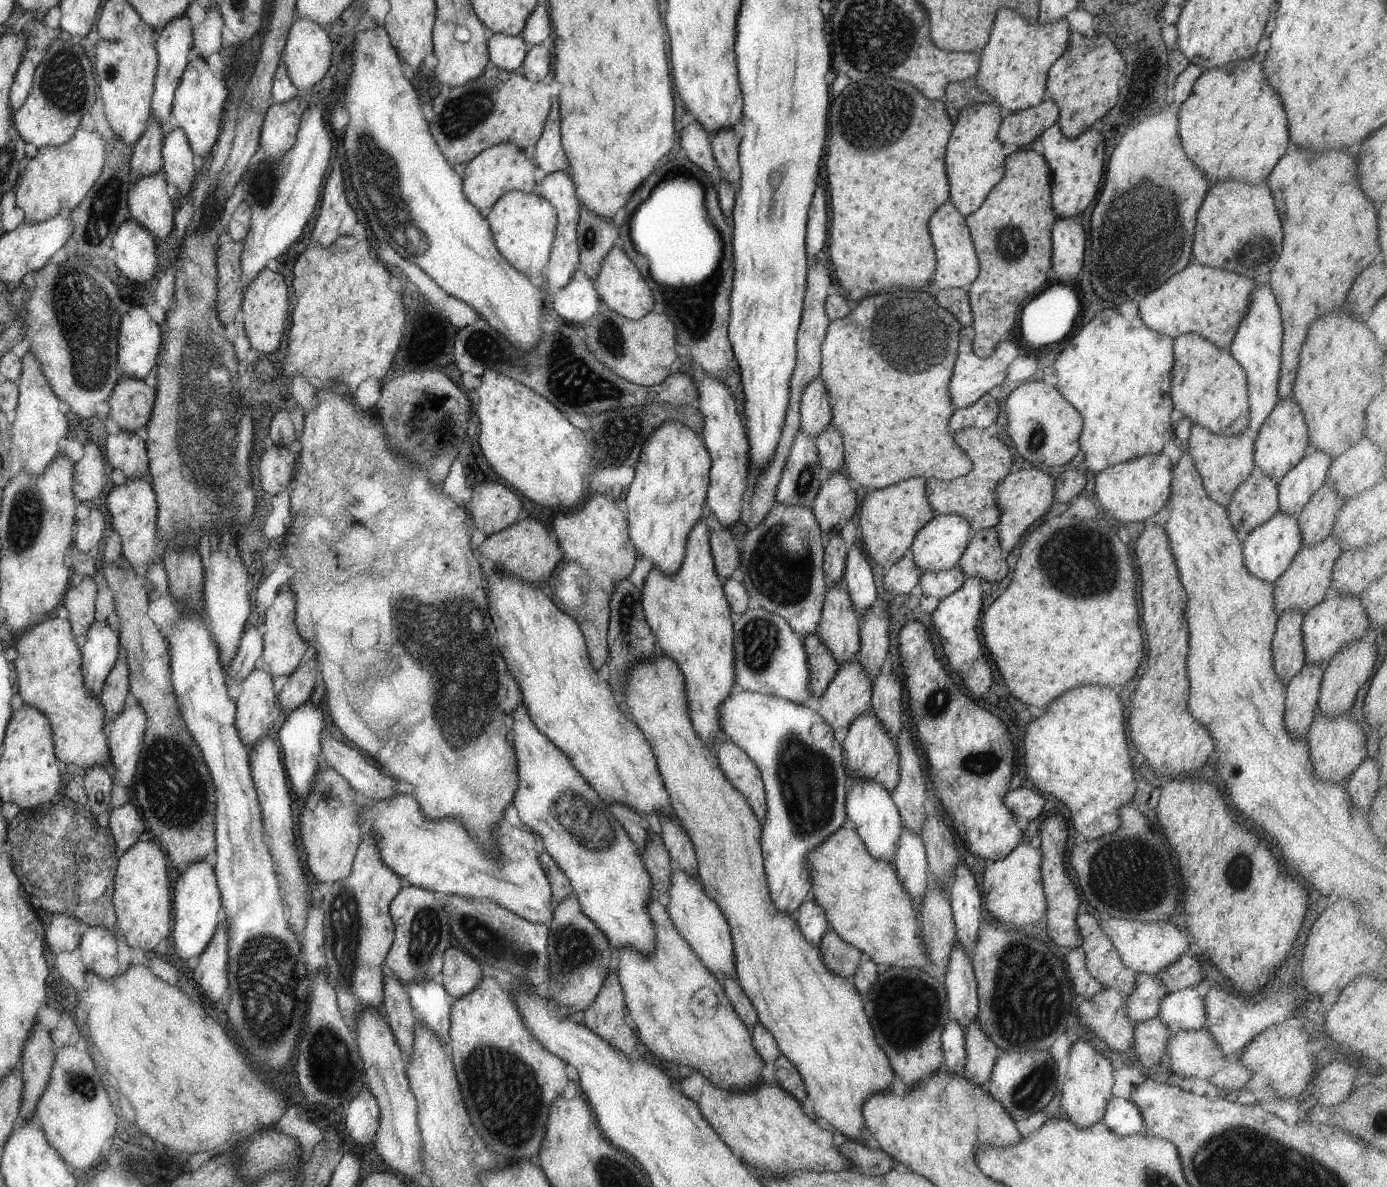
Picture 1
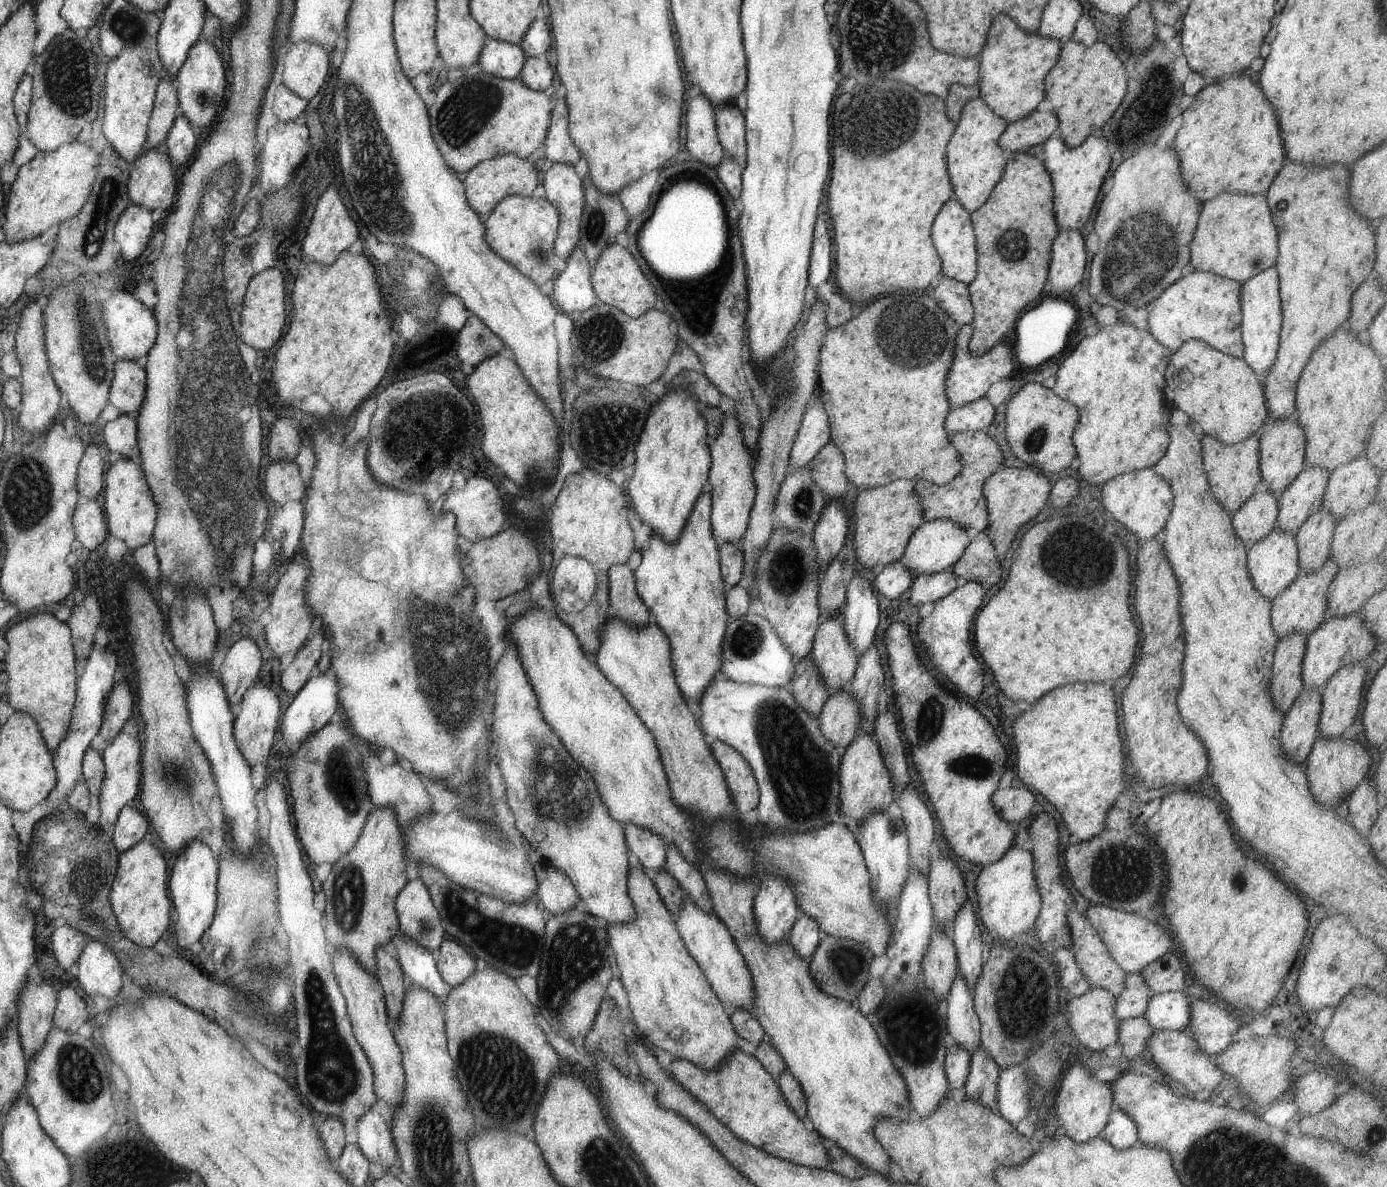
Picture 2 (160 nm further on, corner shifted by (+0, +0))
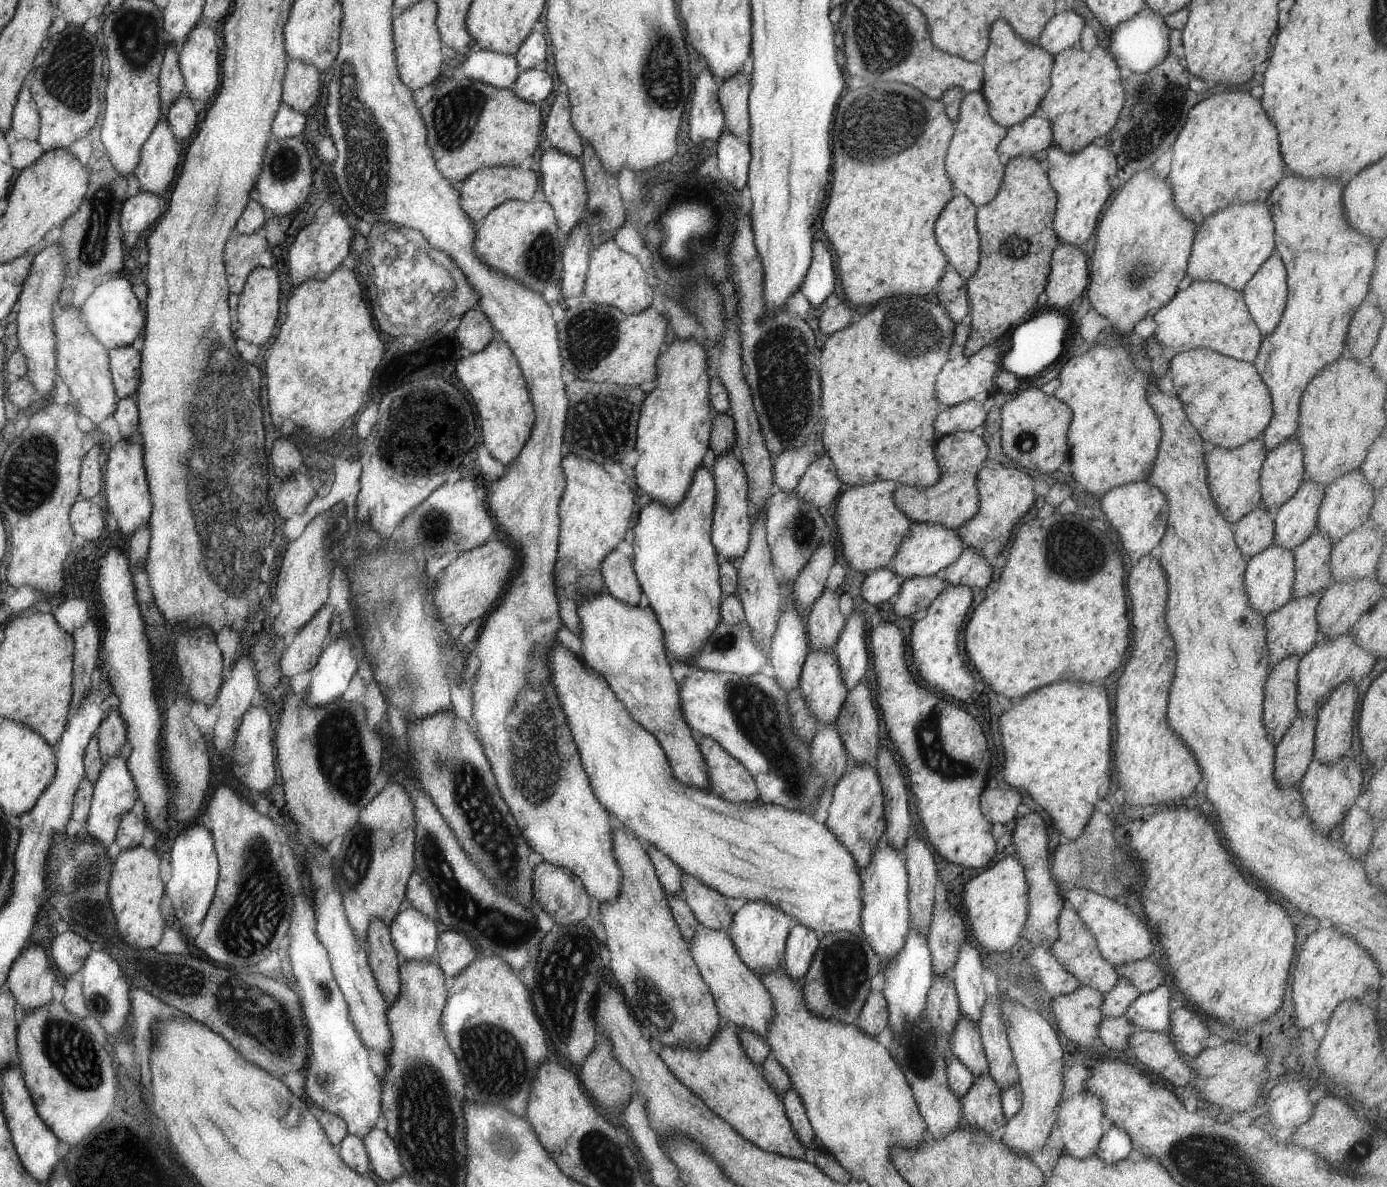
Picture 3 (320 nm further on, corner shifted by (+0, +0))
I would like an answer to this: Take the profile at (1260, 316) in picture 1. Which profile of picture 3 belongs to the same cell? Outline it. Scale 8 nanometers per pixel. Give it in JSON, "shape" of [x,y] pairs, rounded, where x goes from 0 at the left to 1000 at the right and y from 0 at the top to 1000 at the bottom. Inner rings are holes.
{"shape":[[[919,211],[907,227],[907,229],[904,230],[904,233],[898,238],[895,248],[904,271],[908,275],[911,285],[919,280],[926,263],[927,249],[929,249],[929,246],[927,246],[927,226],[926,226],[921,212]]]}

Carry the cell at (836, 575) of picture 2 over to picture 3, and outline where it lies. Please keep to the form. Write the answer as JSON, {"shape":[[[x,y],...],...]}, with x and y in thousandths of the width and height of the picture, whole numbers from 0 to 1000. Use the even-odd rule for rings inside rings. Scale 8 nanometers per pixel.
{"shape":[[[596,496],[593,502],[583,512],[581,519],[582,542],[584,548],[600,548],[606,533],[609,530],[611,521],[609,521],[604,511],[606,499],[598,499]]]}

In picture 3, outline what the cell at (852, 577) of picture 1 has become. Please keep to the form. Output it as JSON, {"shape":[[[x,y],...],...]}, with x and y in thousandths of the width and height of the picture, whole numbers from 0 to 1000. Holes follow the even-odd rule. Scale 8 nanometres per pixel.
{"shape":[[[616,516],[610,523],[609,530],[606,533],[601,550],[606,566],[606,570],[611,582],[622,575],[626,566],[626,544],[623,522],[627,516]]]}

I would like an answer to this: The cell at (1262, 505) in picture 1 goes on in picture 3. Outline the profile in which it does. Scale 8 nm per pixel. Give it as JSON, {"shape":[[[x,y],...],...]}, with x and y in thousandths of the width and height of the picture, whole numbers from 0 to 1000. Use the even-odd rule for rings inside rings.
{"shape":[[[911,425],[903,429],[890,441],[891,458],[895,468],[900,472],[913,463],[919,457],[918,432]]]}

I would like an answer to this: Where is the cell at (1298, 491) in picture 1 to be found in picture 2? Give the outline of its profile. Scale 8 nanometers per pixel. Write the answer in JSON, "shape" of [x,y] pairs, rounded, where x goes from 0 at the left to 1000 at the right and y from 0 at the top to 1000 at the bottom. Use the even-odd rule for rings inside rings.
{"shape":[[[942,392],[926,414],[921,418],[921,444],[934,452],[942,437],[954,426],[957,405],[956,395]]]}

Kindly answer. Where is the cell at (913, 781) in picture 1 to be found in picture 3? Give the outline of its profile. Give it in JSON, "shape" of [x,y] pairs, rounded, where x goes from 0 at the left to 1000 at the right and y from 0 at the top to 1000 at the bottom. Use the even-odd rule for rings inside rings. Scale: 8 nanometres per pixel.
{"shape":[[[659,700],[653,708],[651,719],[655,735],[656,778],[663,787],[668,789],[673,762],[678,754],[675,749],[676,733],[673,719]]]}

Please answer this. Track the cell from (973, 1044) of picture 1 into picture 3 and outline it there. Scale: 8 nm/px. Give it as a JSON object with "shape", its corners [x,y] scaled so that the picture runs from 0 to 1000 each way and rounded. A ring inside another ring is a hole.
{"shape":[[[714,905],[702,908],[699,918],[691,926],[695,945],[711,955],[719,954],[726,944],[722,932],[722,919]]]}

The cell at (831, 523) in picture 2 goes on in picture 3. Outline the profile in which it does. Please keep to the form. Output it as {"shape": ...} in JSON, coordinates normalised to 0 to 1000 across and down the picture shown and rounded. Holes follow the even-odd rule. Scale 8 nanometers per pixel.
{"shape":[[[596,455],[585,468],[583,475],[572,490],[572,508],[574,514],[581,521],[583,512],[595,498],[598,479],[602,475],[601,457]]]}

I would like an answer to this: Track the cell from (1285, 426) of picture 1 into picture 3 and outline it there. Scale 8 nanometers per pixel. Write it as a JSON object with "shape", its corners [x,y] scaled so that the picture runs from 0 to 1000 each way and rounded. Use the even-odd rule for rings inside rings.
{"shape":[[[934,366],[913,380],[908,398],[909,421],[919,432],[932,420],[940,406],[940,380]]]}

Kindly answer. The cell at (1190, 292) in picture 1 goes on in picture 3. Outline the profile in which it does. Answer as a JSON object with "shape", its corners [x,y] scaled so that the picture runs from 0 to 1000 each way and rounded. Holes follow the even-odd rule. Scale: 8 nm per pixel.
{"shape":[[[859,237],[854,244],[850,244],[841,258],[831,265],[834,271],[833,286],[839,293],[851,297],[859,294],[872,294],[903,306],[911,283],[904,271],[895,246],[872,237]]]}

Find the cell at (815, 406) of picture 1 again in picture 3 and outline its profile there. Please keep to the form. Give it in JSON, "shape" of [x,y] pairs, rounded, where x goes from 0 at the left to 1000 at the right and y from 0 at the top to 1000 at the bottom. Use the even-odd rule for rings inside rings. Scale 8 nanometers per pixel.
{"shape":[[[581,375],[574,379],[565,380],[557,388],[558,410],[567,415],[572,414],[578,401],[584,393]]]}

